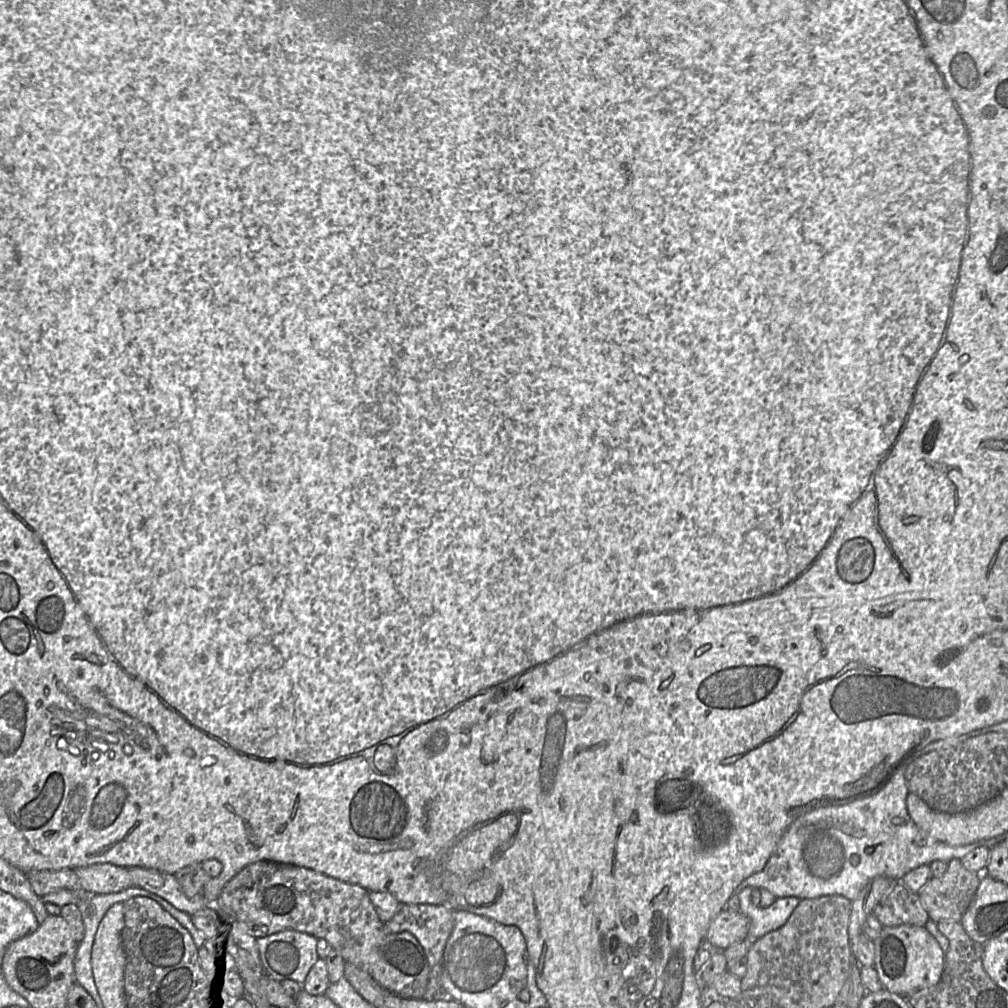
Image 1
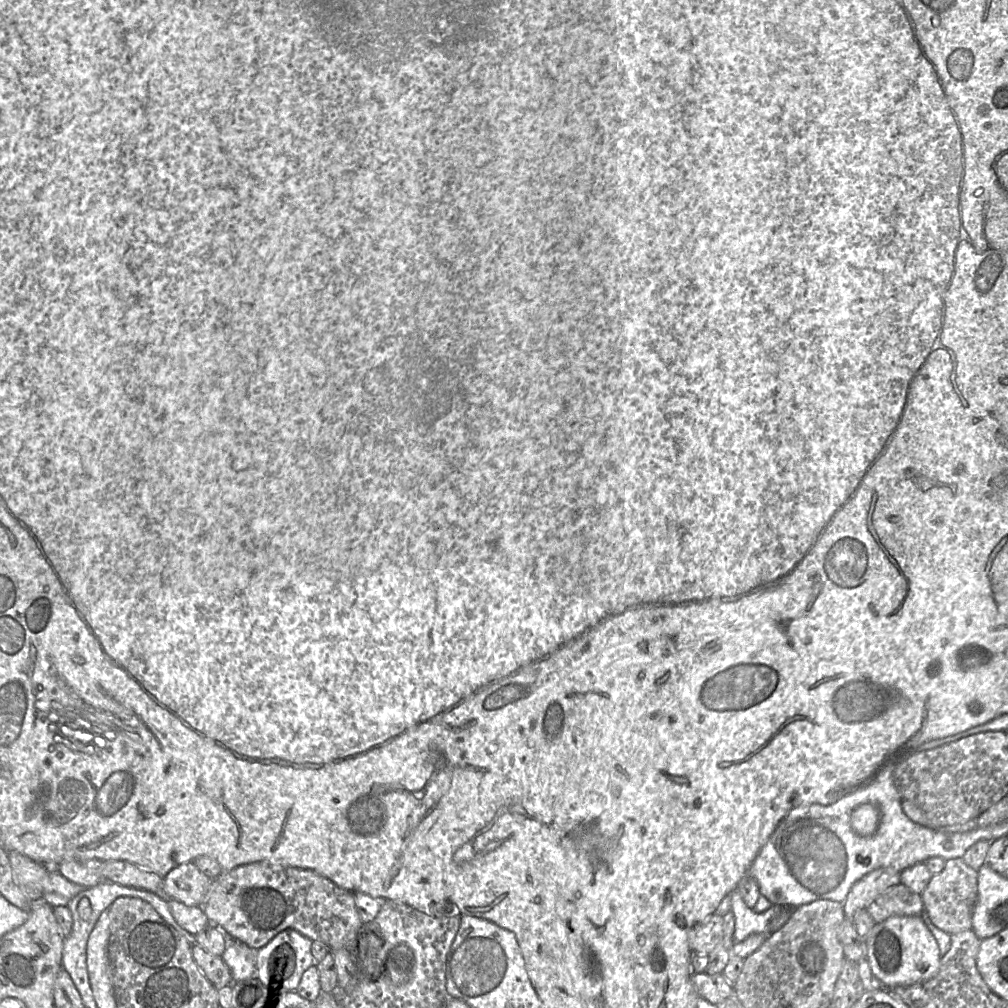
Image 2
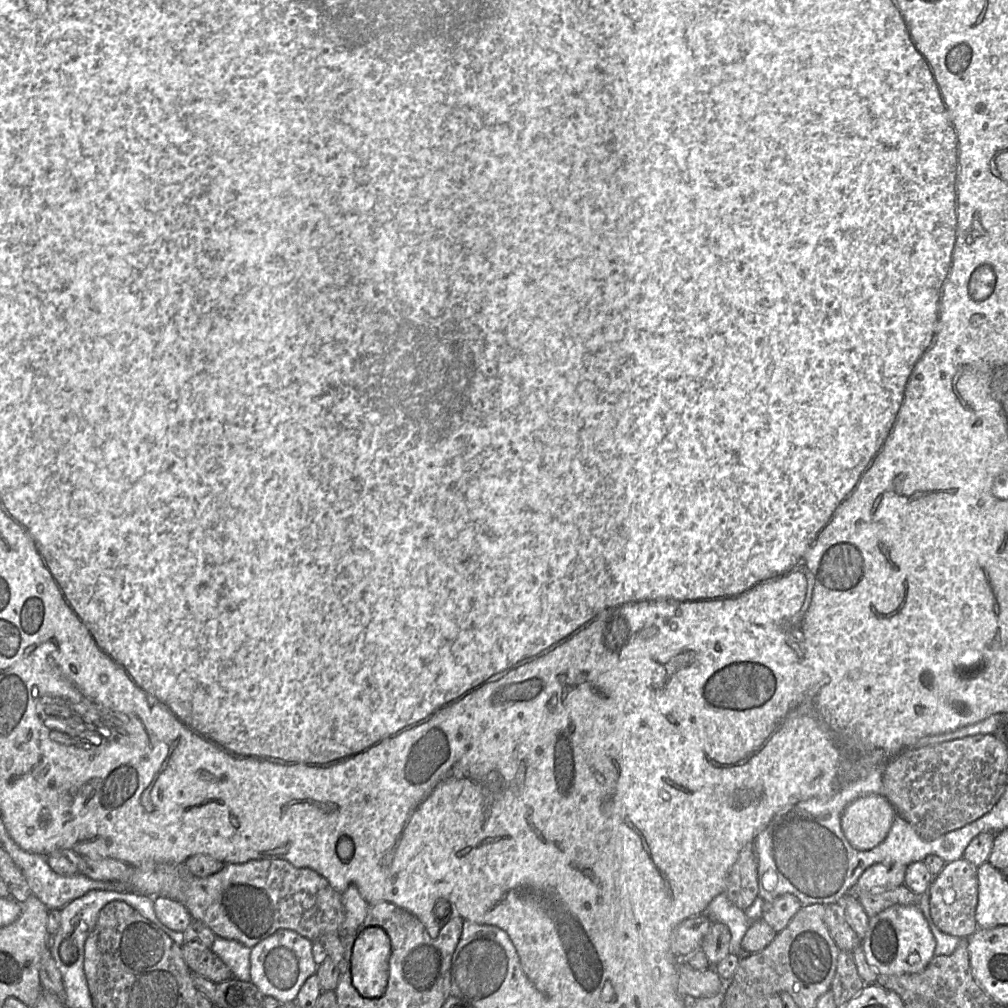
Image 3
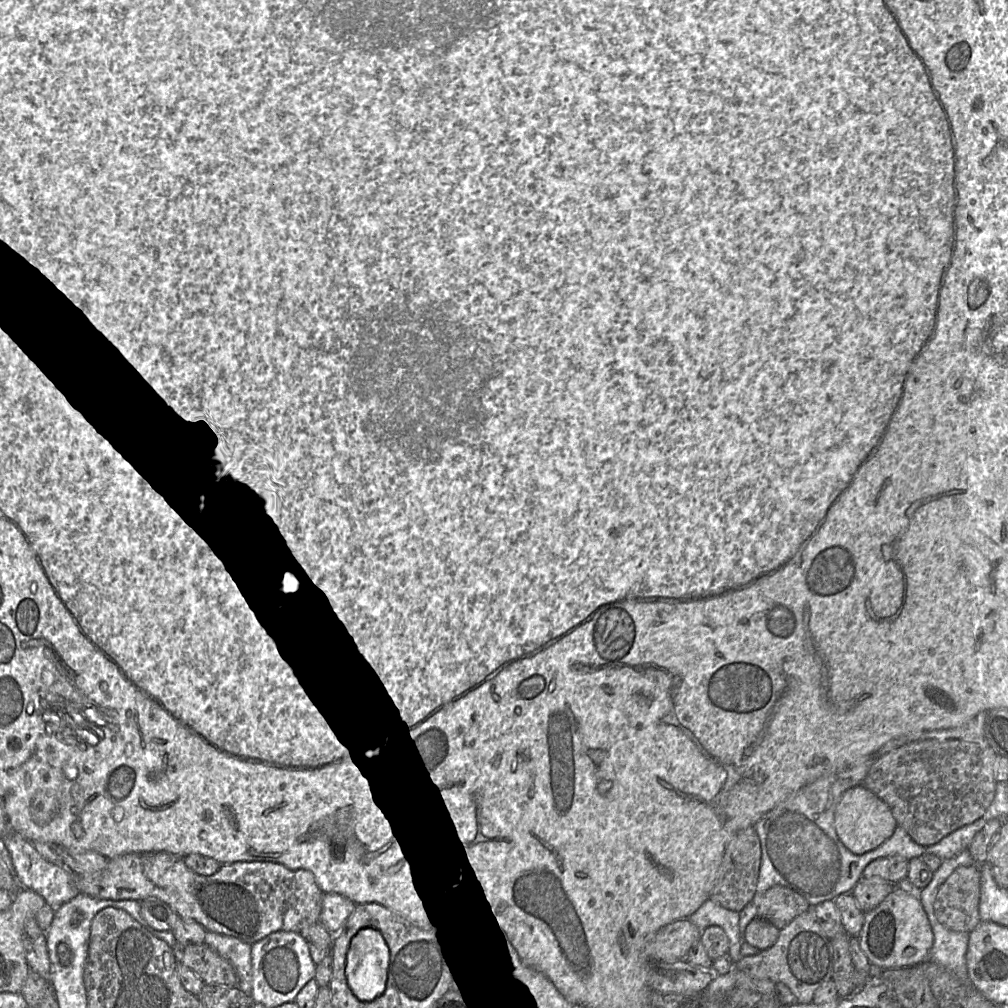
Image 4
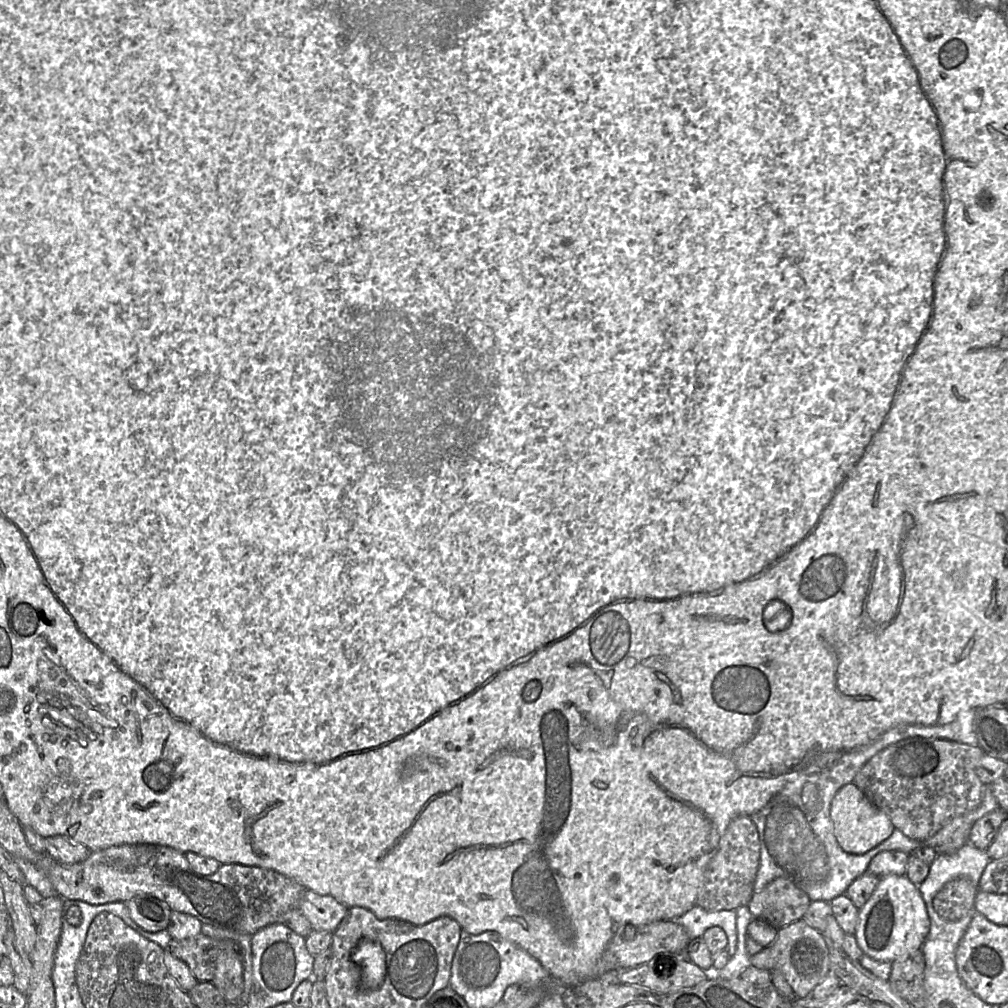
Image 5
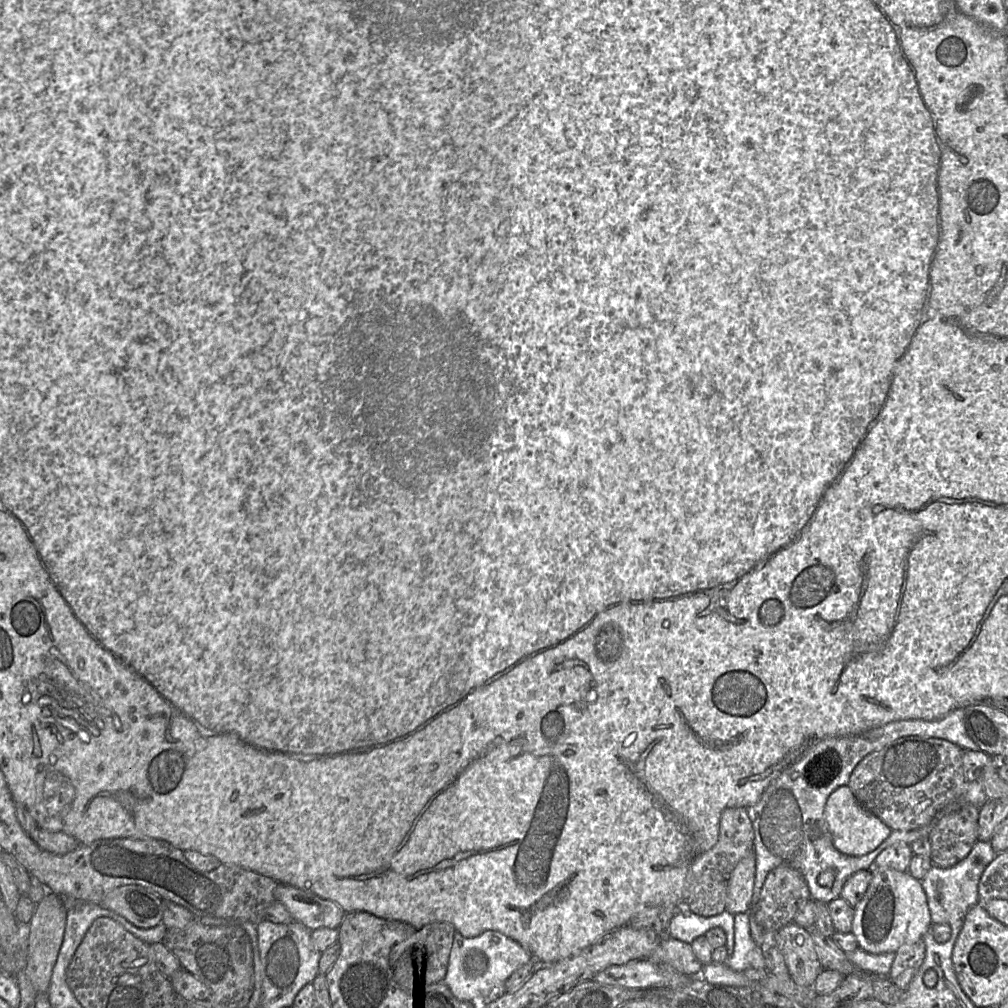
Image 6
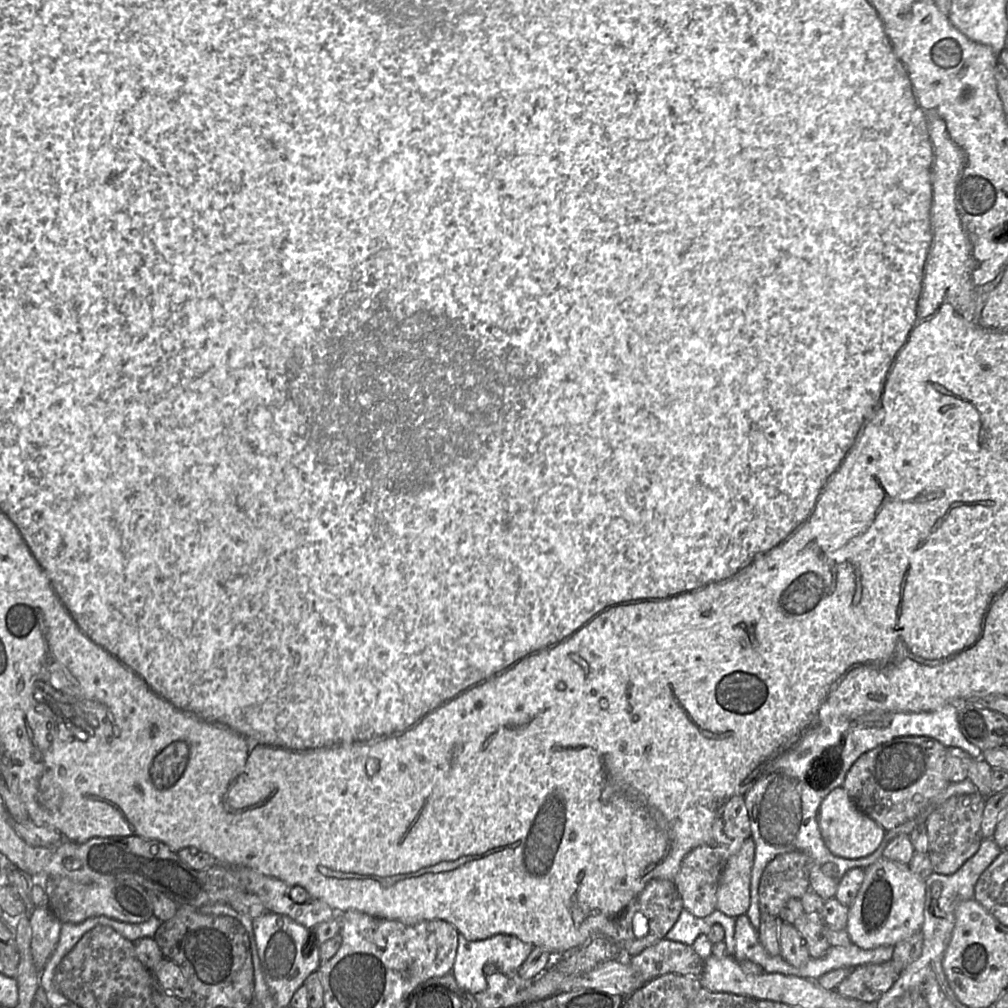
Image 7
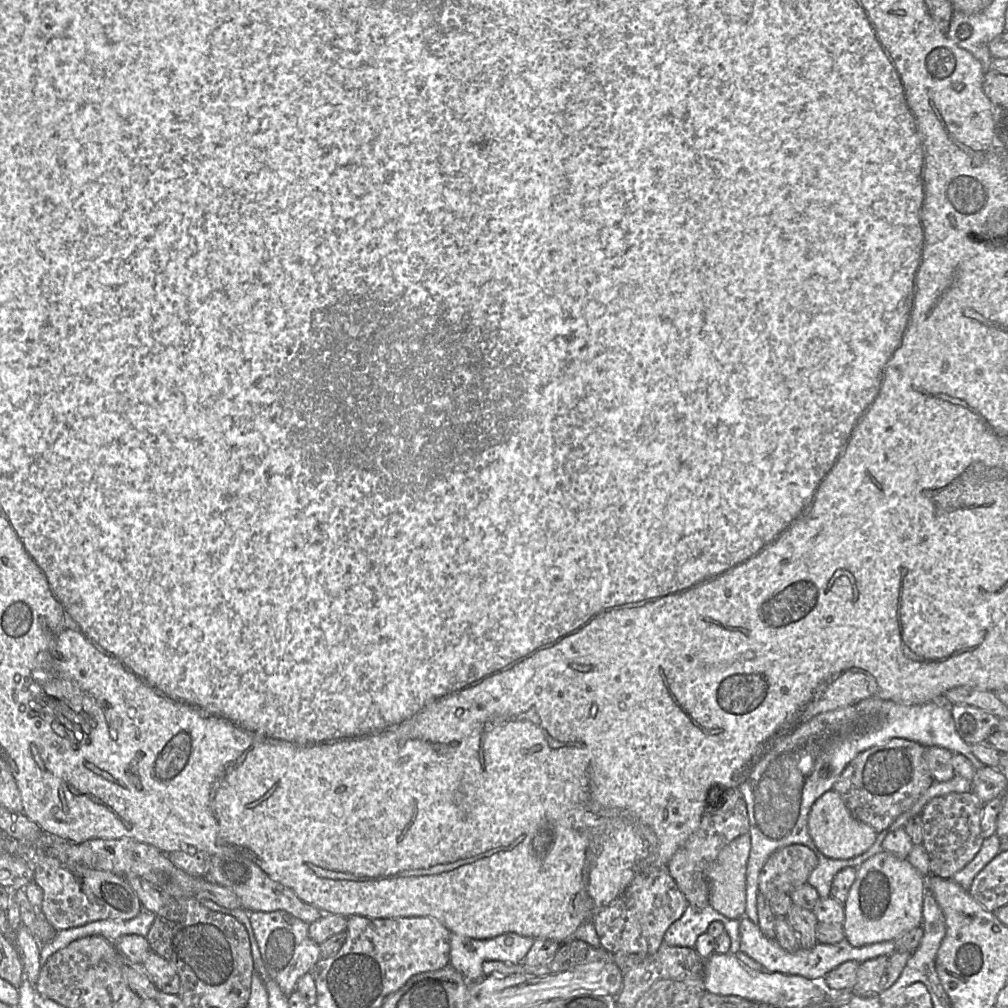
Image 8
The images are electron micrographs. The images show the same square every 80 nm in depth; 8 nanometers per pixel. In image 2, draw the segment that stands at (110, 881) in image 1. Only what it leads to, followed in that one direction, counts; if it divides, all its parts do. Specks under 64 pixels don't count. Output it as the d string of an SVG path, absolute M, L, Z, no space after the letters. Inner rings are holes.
M72 860L58 864L54 869L70 882L88 889L104 881L102 864L103 861L100 860Z

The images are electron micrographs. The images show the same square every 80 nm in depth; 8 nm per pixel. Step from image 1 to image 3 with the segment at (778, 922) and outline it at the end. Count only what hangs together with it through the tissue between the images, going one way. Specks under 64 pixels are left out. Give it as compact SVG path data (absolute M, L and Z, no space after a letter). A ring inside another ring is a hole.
M724 893L714 897L702 914L712 923L723 923L728 927L731 934L729 954L740 957L751 954L742 951L741 940L753 921L747 918L743 910L733 905Z

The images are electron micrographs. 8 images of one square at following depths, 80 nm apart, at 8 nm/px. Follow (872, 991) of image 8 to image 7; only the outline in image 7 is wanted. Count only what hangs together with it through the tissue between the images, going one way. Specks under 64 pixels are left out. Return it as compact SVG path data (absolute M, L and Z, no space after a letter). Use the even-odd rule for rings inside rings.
M892 959L882 964L859 966L849 972L835 991L845 998L860 1000L865 1003L875 1002L893 986L901 972L901 966L893 962Z

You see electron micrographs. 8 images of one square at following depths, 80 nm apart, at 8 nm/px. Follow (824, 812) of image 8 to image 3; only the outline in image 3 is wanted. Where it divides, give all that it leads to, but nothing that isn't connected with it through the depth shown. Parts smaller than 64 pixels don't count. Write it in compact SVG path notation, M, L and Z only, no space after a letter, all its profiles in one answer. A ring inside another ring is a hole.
M867 795L849 803L841 815L841 828L856 850L878 846L887 836L896 811L883 795Z

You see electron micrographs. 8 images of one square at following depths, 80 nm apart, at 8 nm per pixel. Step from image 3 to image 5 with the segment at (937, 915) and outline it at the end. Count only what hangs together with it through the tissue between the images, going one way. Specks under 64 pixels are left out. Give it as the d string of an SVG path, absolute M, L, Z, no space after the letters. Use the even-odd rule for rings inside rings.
M960 876L947 882L935 895L933 907L948 921L957 921L974 908L979 887L968 877Z

